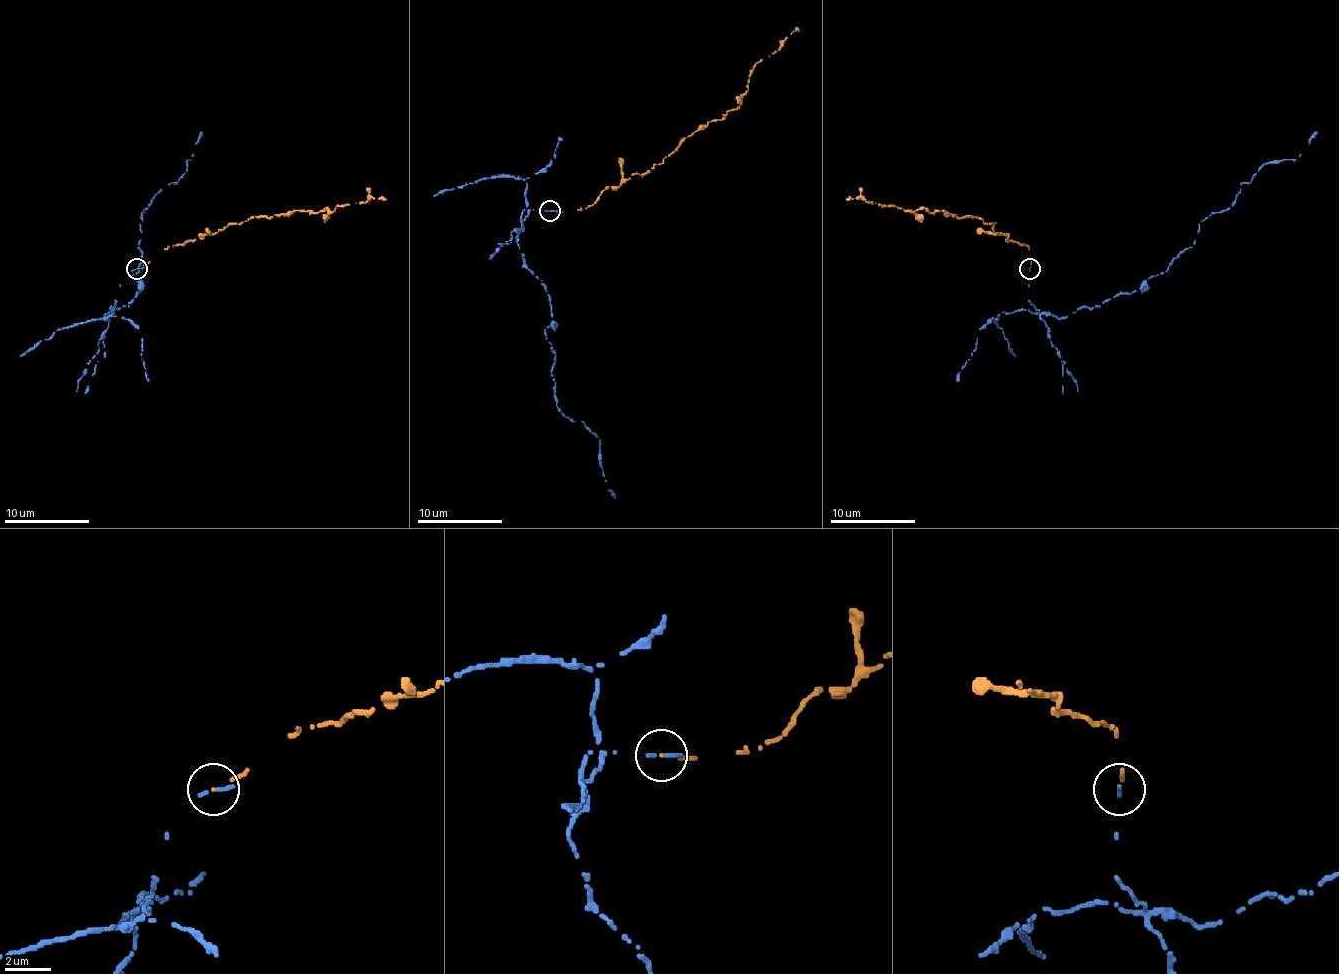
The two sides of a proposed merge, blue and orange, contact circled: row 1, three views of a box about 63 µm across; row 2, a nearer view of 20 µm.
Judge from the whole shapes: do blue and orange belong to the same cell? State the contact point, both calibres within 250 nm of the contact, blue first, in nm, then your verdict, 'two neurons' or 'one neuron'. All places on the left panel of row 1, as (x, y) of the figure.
(137, 268) | 180/70 nm | two neurons

